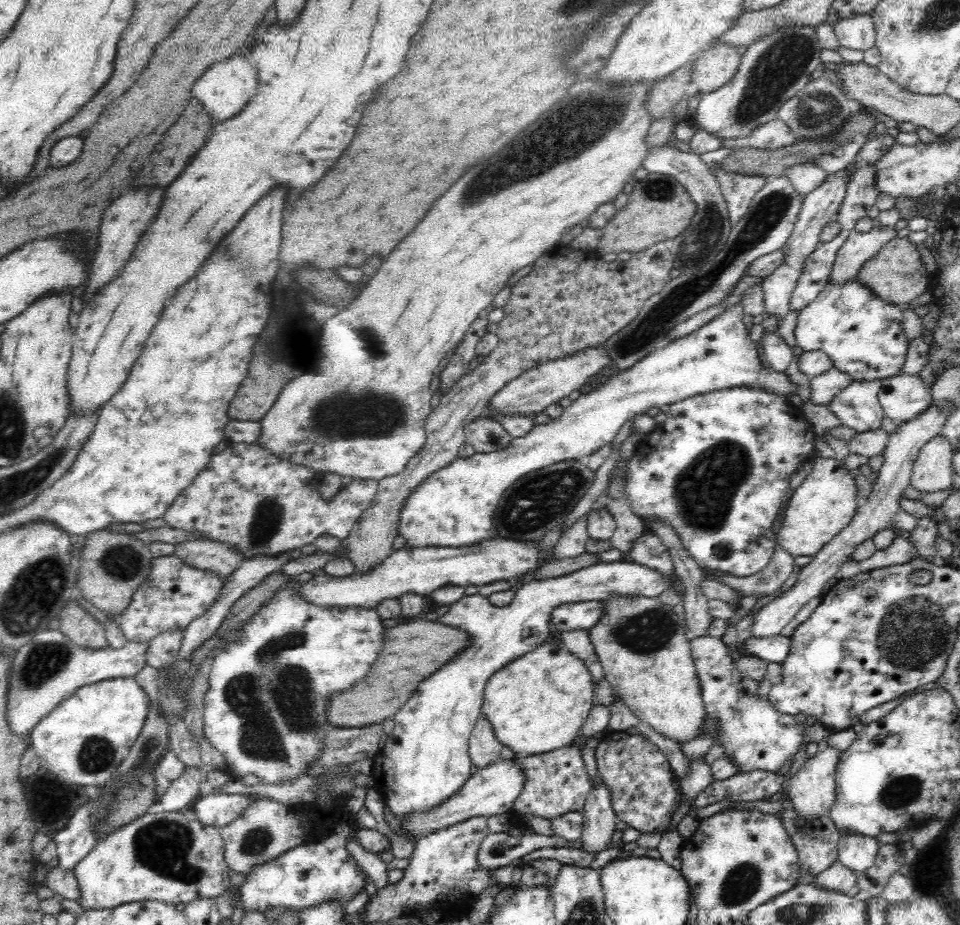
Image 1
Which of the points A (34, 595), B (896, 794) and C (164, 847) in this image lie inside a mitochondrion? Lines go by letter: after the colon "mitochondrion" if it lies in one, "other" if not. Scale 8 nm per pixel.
A: mitochondrion
B: mitochondrion
C: mitochondrion

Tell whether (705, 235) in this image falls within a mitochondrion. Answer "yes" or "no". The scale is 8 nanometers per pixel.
yes

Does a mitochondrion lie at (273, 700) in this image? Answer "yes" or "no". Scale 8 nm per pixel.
yes

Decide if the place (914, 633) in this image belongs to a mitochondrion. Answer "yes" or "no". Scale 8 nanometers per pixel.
yes

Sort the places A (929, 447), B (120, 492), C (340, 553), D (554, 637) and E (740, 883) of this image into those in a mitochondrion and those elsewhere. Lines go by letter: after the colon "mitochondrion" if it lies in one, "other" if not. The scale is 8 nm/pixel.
A: other
B: other
C: other
D: other
E: mitochondrion

